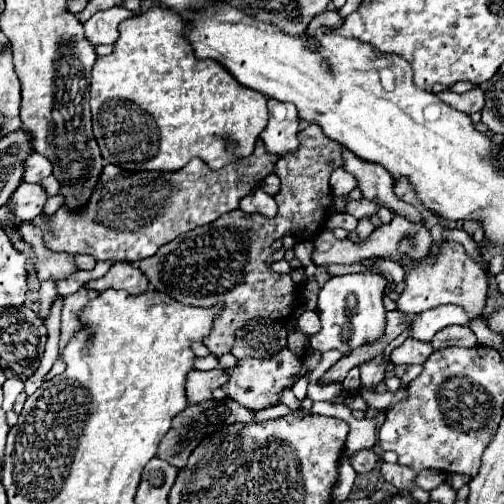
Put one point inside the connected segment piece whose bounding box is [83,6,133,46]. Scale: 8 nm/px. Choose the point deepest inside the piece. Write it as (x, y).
(101, 28)

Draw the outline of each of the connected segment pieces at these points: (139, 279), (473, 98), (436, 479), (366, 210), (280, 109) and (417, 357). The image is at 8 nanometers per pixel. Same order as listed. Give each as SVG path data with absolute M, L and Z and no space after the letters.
M117 262L111 266L111 270L103 278L87 282L85 288L91 288L97 292L115 288L115 290L125 290L127 294L137 296L147 290L147 278L145 278L145 274L141 274L141 270L135 264Z
M475 86L473 90L465 92L465 94L451 94L453 98L447 98L447 92L441 92L439 98L453 106L455 110L461 110L461 112L467 112L467 114L475 114L475 112L481 112L483 106L485 106L485 96L481 92L479 86Z
M423 470L419 472L417 476L417 486L421 486L423 490L433 490L435 486L439 486L441 482L445 482L447 474L445 472L439 472L439 470Z
M361 198L361 200L347 200L347 204L345 204L345 212L351 214L351 216L355 216L355 218L373 216L377 212L377 208L379 206L375 202L369 202L365 198Z
M269 98L269 124L261 132L261 140L265 142L265 148L271 154L285 156L287 152L295 152L299 146L297 132L299 132L299 118L293 104L285 104L279 100Z
M407 338L401 346L397 346L393 352L391 352L391 362L395 366L399 364L423 364L429 356L433 354L433 346L427 344L427 342L415 342L413 338Z

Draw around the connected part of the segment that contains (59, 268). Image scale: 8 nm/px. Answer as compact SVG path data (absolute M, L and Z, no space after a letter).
M27 222L25 226L19 226L19 232L23 234L25 242L29 242L35 250L35 272L39 280L63 280L77 272L75 260L71 254L59 254L51 252L49 248L43 246L41 238L37 238L37 226Z

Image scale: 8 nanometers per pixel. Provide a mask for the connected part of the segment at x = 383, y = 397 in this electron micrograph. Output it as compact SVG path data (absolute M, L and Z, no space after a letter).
M369 388L359 390L359 394L361 394L361 398L367 402L367 406L369 406L369 408L375 408L375 410L389 408L389 406L393 406L395 402L399 402L399 400L405 396L405 392L397 392L397 396L395 396L395 394L391 394L391 392L377 394L375 390L369 390Z

